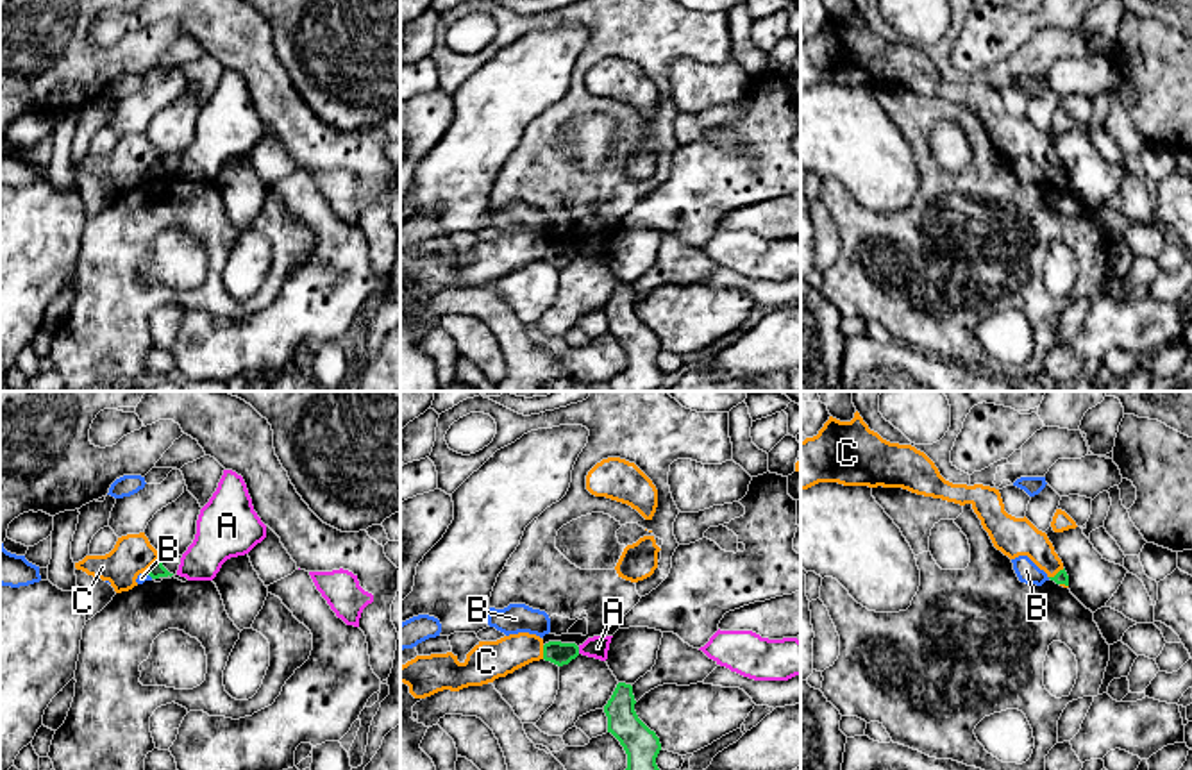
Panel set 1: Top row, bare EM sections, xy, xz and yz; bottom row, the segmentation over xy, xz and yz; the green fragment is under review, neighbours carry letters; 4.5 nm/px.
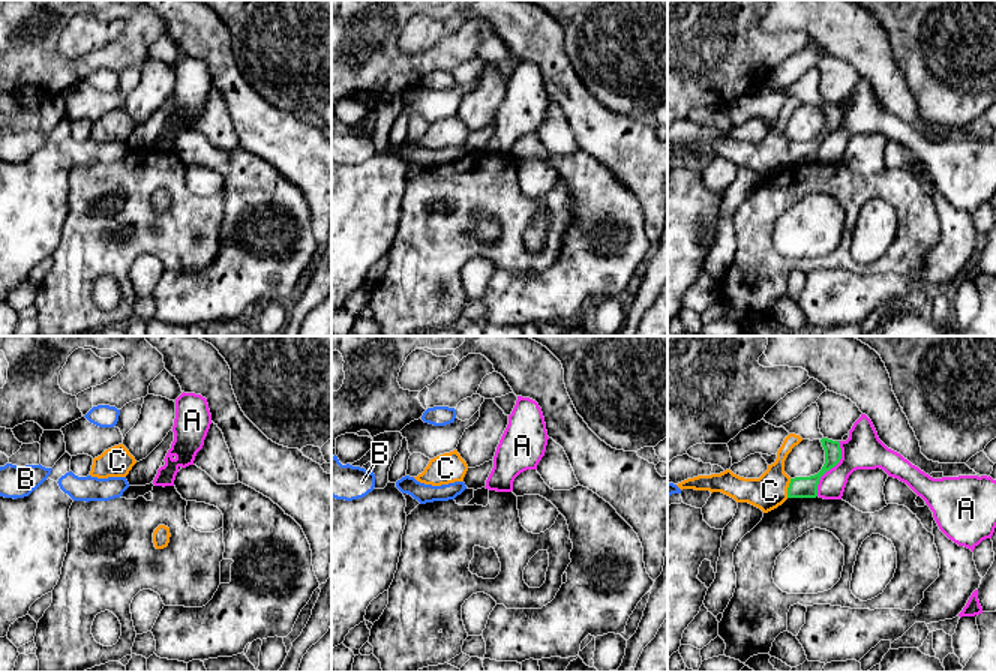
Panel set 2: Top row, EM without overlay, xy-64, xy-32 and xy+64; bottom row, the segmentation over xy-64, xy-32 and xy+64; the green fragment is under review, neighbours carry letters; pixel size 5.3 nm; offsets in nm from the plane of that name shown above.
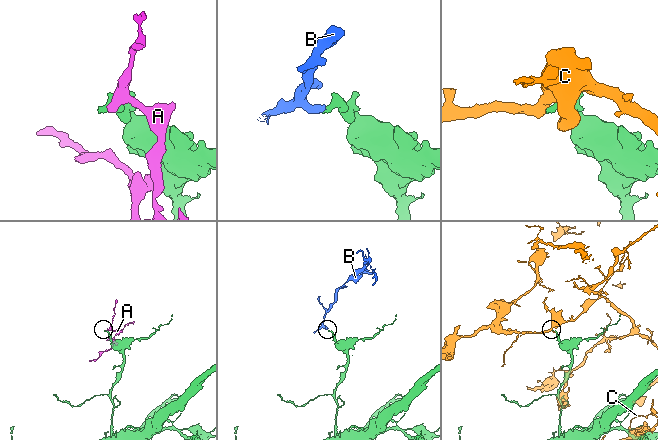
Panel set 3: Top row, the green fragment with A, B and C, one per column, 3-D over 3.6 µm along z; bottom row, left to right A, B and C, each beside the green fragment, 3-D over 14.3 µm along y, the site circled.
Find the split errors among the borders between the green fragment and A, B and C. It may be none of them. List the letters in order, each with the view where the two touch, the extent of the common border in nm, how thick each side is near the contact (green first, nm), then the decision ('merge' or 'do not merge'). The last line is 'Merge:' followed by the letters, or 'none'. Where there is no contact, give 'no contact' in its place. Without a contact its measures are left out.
A: contact in xz; length 30 nm; calibres 100 and 100 nm; do not merge
B: contact in xy; length 50 nm; calibres 70 and 50 nm; do not merge
C: contact in yz; length 80 nm; calibres 60 and 180 nm; do not merge
Merge: none

